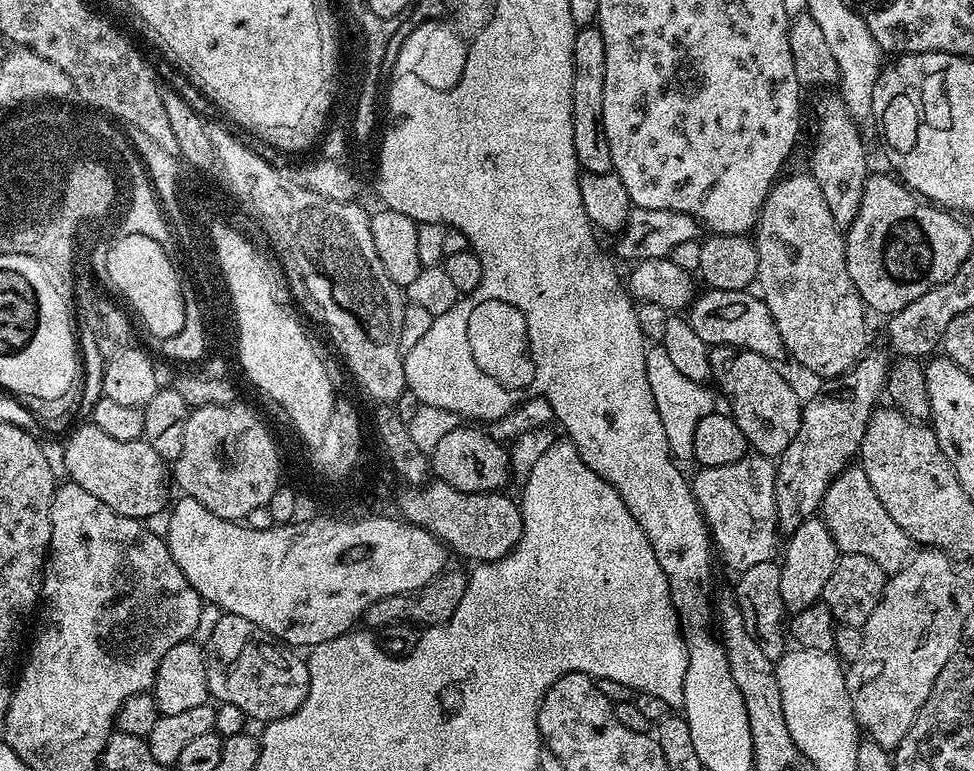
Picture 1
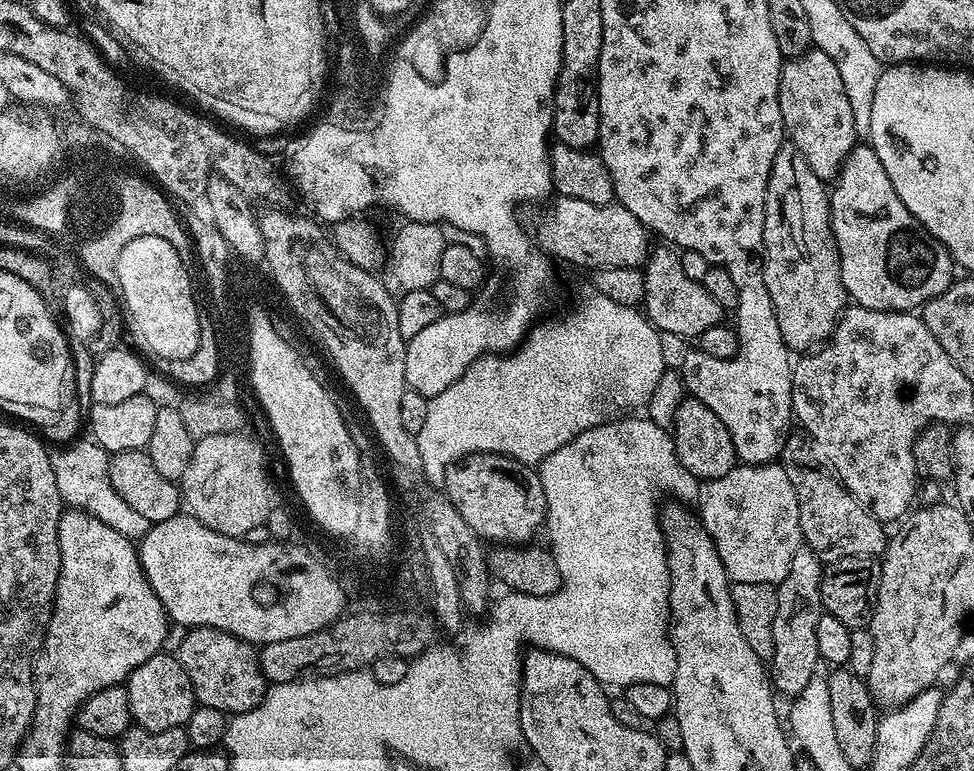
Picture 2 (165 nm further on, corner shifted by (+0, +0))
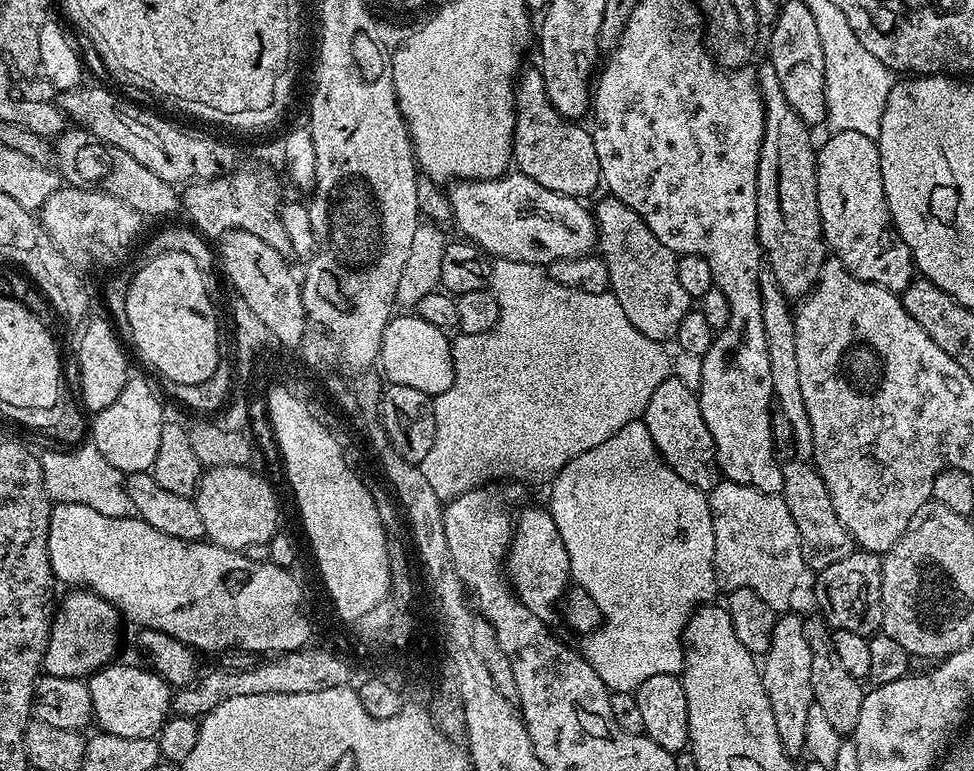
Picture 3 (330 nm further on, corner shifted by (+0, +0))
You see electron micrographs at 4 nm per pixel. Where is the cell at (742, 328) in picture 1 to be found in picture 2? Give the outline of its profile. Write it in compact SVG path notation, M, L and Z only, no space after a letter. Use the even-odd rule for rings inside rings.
M672 246L653 247L648 259L642 265L644 273L644 302L642 311L648 320L656 327L657 332L672 336L692 336L698 338L702 330L721 323L725 319L726 309L718 306L710 296L703 283L686 278L682 274L680 252Z

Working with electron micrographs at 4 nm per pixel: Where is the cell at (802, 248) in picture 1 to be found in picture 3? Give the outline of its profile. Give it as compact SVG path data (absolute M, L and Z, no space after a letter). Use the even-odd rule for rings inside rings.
M767 62L761 64L758 83L764 103L764 133L756 179L756 235L760 238L767 271L772 273L776 285L788 298L803 298L815 286L826 259L824 231L816 201L817 149L814 144L812 148L809 125L794 114L794 106L786 102L774 66Z

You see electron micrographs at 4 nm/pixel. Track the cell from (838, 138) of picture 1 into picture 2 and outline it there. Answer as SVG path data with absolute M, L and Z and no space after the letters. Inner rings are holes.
M813 46L800 56L785 59L784 69L780 71L778 106L782 106L782 122L791 147L800 151L802 158L806 158L806 166L820 180L835 181L844 159L856 147L858 137L850 98L846 98L846 85L830 54Z

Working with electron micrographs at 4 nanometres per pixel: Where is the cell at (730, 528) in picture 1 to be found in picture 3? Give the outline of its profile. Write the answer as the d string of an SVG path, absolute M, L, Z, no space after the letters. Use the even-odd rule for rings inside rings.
M721 479L707 493L707 498L714 522L717 585L725 593L739 588L754 590L770 610L787 613L800 584L800 575L805 575L806 569L798 526L794 526L794 518L790 518L790 506L786 506L783 495Z

